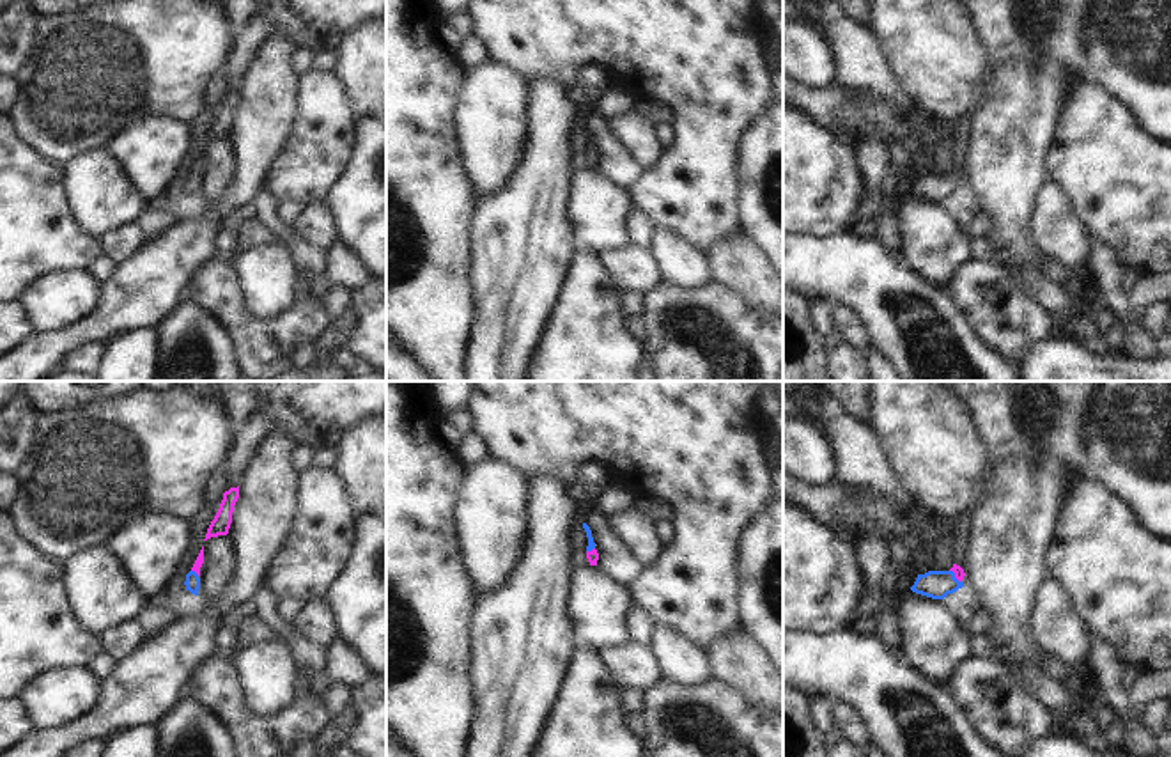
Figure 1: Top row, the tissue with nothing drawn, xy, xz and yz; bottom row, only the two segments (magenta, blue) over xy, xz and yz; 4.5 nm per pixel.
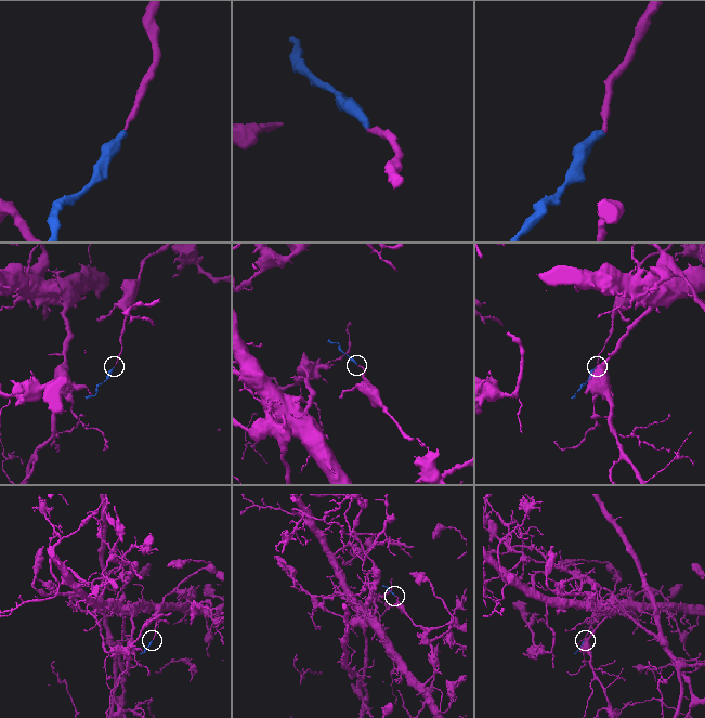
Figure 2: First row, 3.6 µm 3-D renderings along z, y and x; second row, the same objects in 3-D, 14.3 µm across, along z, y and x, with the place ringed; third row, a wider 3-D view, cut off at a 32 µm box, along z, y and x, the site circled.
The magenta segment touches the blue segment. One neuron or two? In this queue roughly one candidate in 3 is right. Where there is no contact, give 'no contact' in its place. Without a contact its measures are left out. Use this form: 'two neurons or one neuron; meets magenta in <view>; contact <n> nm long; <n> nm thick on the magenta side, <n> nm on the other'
one neuron; meets magenta in yz; contact 80 nm long; 50 nm thick on the magenta side, 130 nm on the other

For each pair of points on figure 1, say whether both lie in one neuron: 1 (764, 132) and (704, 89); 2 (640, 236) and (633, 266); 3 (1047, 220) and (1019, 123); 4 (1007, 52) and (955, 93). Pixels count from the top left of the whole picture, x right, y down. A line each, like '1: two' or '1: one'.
1: two
2: two
3: two
4: two

